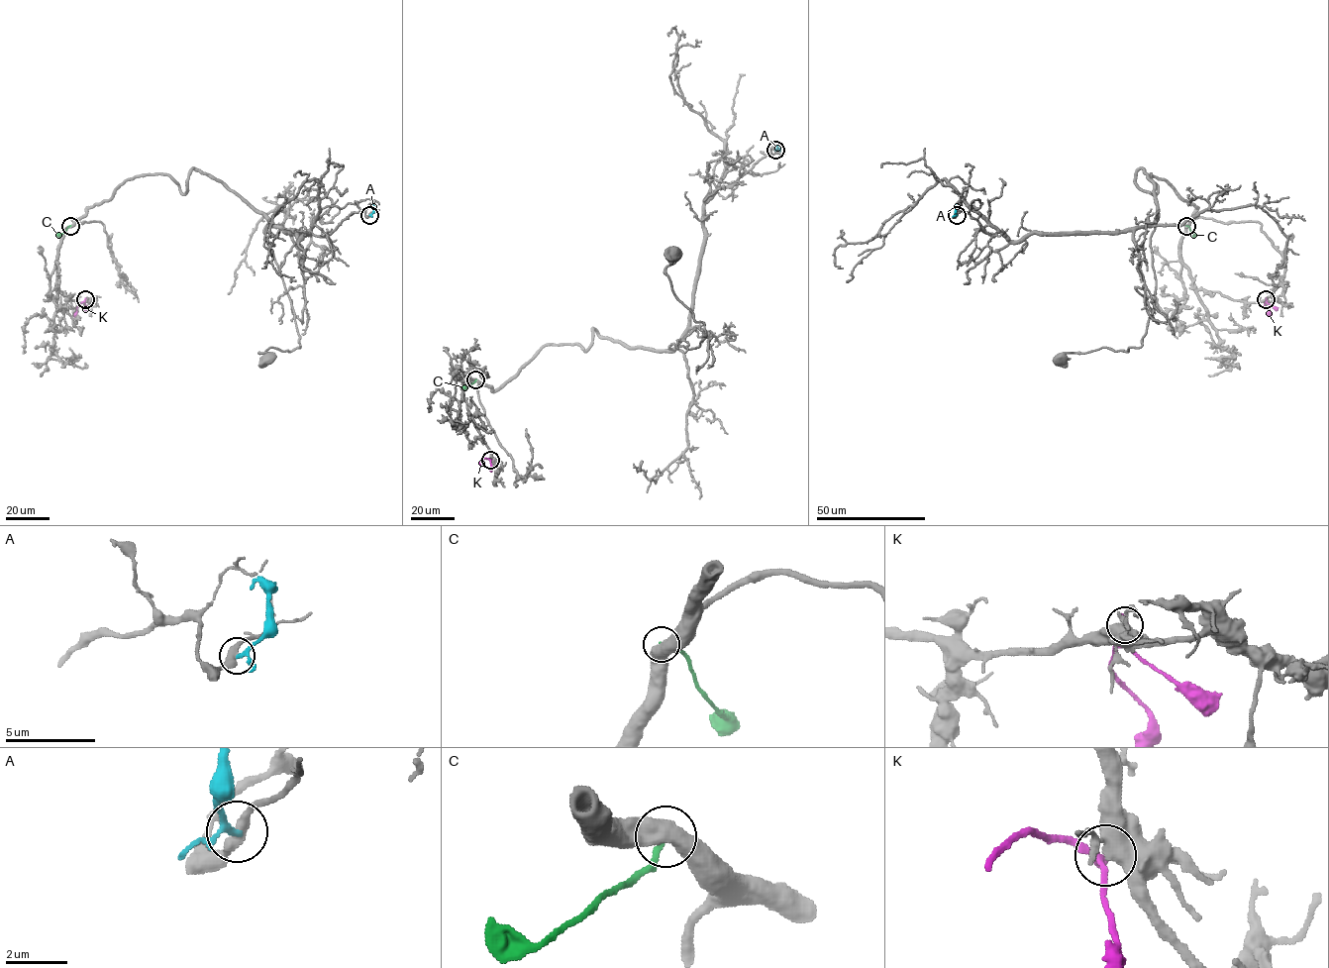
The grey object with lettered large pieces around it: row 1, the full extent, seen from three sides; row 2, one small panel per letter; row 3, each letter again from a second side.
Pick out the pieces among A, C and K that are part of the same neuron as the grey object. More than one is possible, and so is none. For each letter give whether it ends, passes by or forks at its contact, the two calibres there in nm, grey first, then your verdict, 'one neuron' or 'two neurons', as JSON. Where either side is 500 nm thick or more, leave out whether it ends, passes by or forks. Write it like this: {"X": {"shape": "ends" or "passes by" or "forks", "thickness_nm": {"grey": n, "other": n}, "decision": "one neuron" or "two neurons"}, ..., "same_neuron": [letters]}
{"A": {"shape": "passes by", "thickness_nm": {"grey": 380, "other": 160}, "decision": "two neurons"}, "C": {"thickness_nm": {"grey": 550, "other": 190}, "decision": "two neurons"}, "K": {"shape": "ends", "thickness_nm": {"grey": 440, "other": 300}, "decision": "two neurons"}, "same_neuron": []}

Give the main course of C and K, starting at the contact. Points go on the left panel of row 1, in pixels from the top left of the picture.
C: (70, 226), (56, 235)
K: (85, 299), (73, 316)

